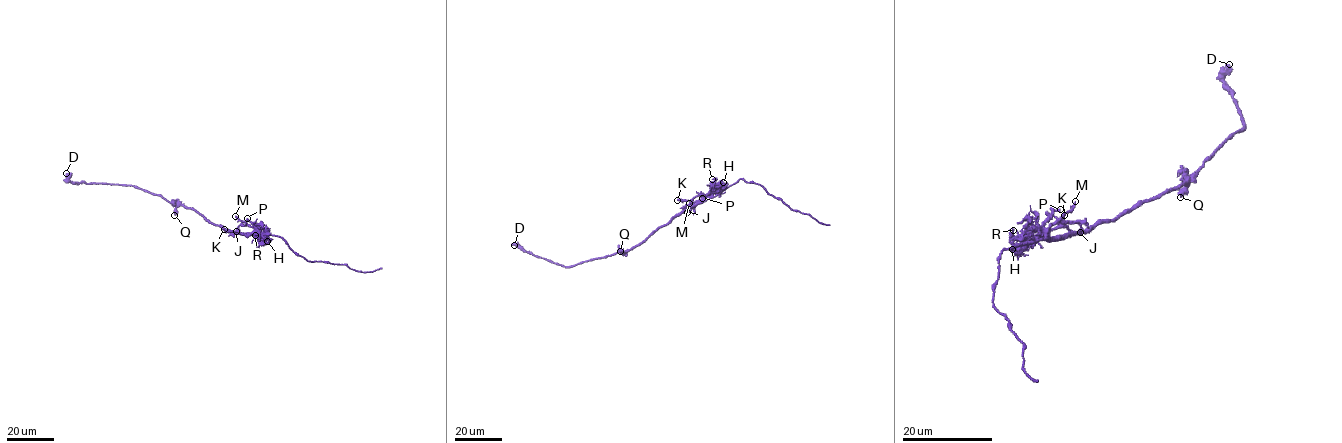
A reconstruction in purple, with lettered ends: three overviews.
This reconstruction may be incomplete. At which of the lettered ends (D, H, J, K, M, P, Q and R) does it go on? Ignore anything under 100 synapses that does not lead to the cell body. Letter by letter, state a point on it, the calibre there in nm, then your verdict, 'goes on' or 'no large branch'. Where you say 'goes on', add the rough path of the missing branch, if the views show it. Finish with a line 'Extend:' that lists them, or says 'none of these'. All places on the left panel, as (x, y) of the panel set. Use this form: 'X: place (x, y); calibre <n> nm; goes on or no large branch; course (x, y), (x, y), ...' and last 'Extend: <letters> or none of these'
D: place (66, 173); calibre 440 nm; no large branch
H: place (267, 241); calibre 190 nm; no large branch
J: place (236, 231); calibre 130 nm; no large branch
K: place (224, 229); calibre 300 nm; no large branch
M: place (235, 216); calibre 170 nm; no large branch
P: place (247, 218); calibre 240 nm; no large branch
Q: place (174, 215); calibre 360 nm; no large branch
R: place (255, 235); calibre 220 nm; no large branch
Extend: none of these

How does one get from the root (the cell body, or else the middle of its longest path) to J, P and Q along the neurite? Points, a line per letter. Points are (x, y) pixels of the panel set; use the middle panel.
J: (674, 218), (709, 197), (704, 197), (687, 212)
P: (674, 218), (702, 203), (710, 194), (702, 198)
Q: (674, 218), (638, 244), (620, 251)

